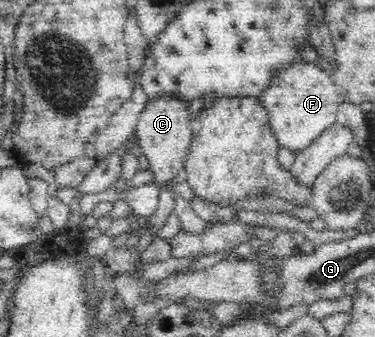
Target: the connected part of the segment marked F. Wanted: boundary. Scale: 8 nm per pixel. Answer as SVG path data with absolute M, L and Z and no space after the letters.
M300 56L294 59L292 65L272 75L270 87L259 99L266 108L271 130L279 145L290 149L294 154L306 149L336 122L337 109L342 102L342 96L330 74L318 64L304 62Z

